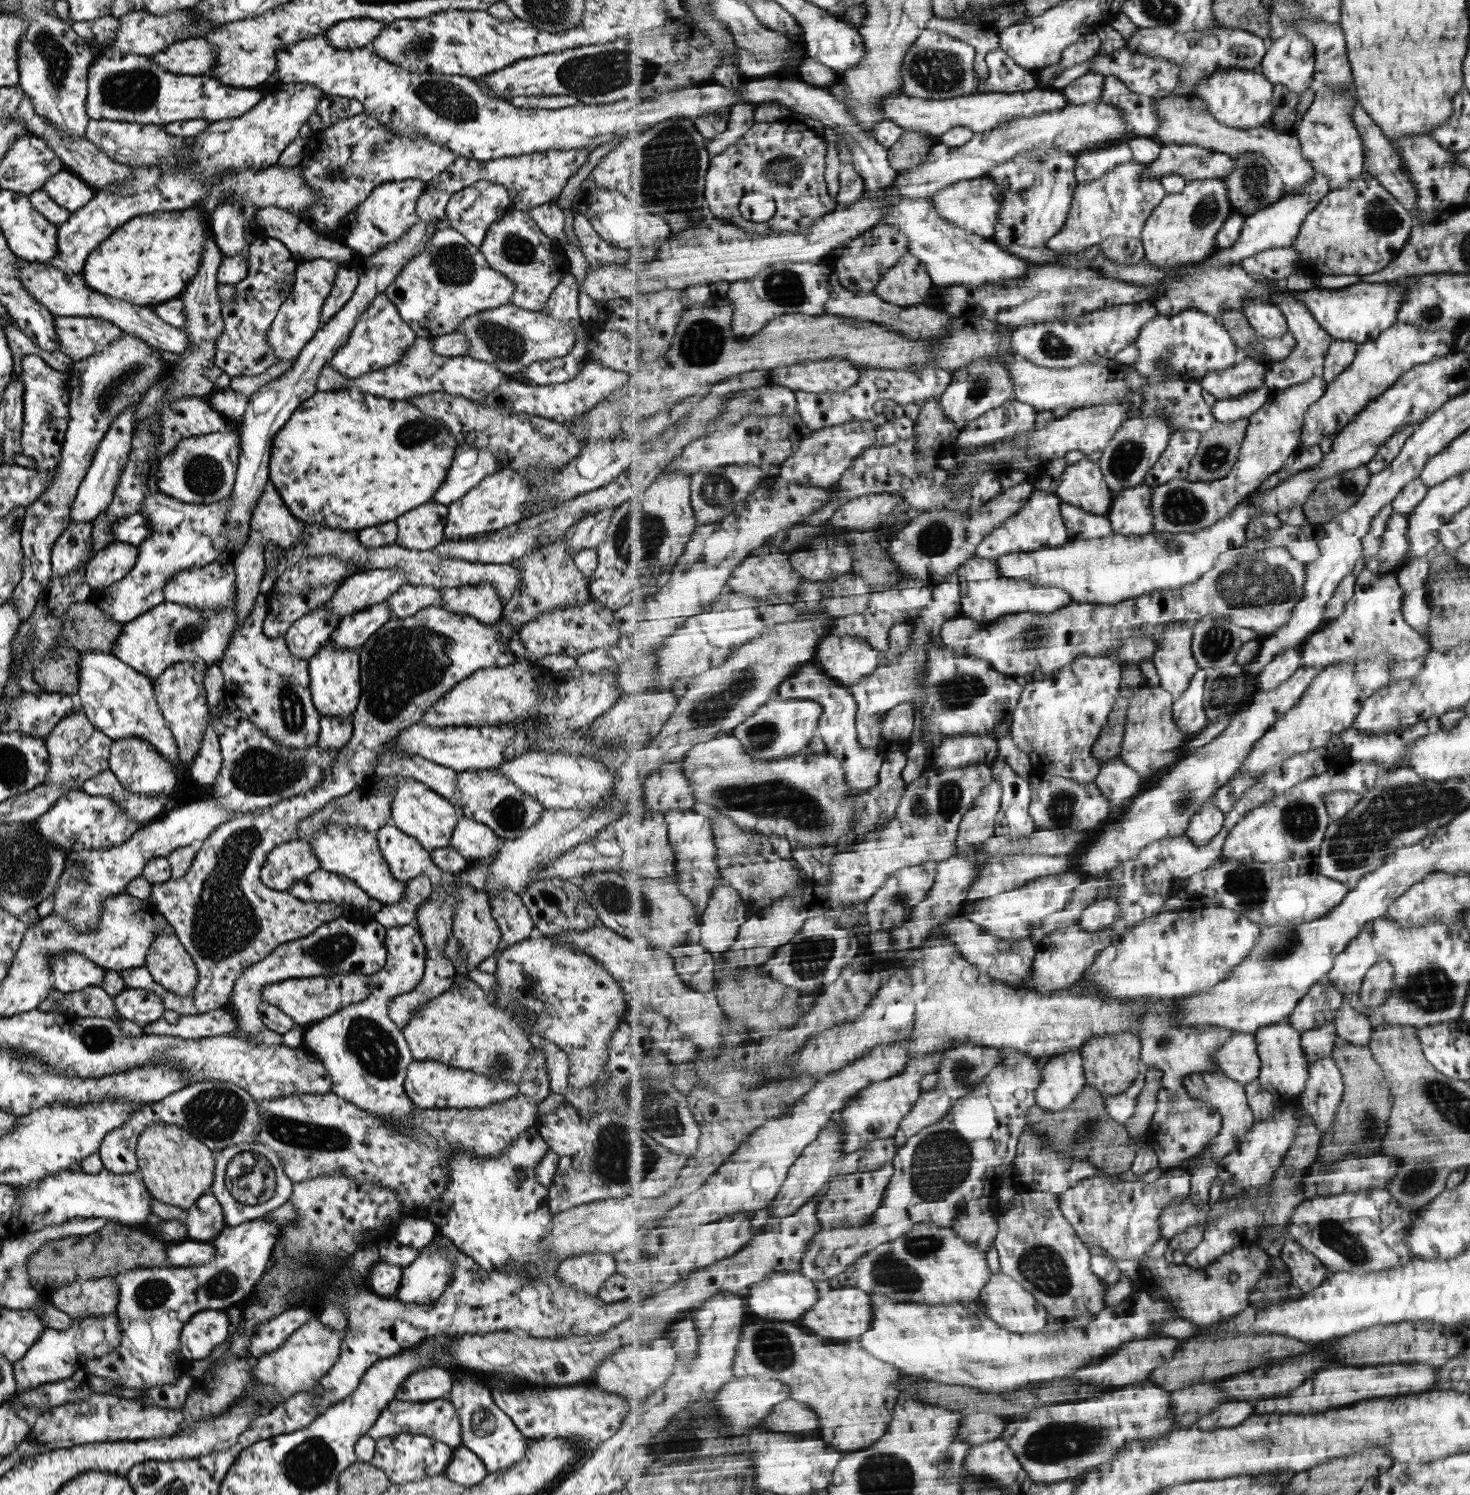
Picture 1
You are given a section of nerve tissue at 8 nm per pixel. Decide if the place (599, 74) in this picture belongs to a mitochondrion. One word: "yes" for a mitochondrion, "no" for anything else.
yes

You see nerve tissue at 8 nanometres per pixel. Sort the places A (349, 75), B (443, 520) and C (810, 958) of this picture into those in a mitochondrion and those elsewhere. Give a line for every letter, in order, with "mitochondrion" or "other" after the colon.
A: other
B: other
C: mitochondrion

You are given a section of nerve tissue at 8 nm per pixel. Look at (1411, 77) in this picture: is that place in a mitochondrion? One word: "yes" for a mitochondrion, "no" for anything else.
no

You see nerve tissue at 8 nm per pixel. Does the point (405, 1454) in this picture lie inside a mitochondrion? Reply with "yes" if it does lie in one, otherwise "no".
no

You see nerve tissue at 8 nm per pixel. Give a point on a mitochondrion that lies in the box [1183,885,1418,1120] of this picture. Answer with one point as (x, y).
(1288, 942)

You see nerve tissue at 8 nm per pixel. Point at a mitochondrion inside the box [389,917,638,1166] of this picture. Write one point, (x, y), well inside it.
(501, 1064)

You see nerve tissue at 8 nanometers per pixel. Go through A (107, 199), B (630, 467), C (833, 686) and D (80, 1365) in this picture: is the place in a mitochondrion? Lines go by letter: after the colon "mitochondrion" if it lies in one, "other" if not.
A: mitochondrion
B: other
C: other
D: other

